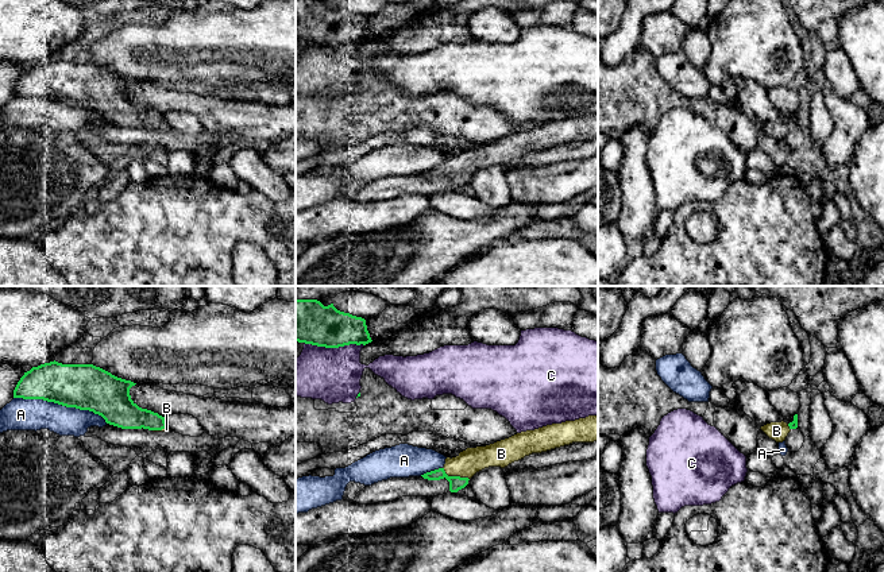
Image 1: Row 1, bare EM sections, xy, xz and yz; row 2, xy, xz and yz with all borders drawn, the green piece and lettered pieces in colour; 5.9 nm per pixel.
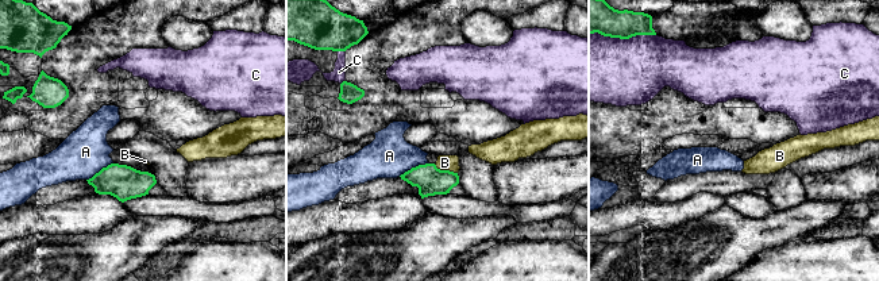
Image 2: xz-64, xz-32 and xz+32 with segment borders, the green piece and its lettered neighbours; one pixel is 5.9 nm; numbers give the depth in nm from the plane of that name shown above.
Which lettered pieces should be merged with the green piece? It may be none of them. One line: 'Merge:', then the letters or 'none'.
Merge: B

